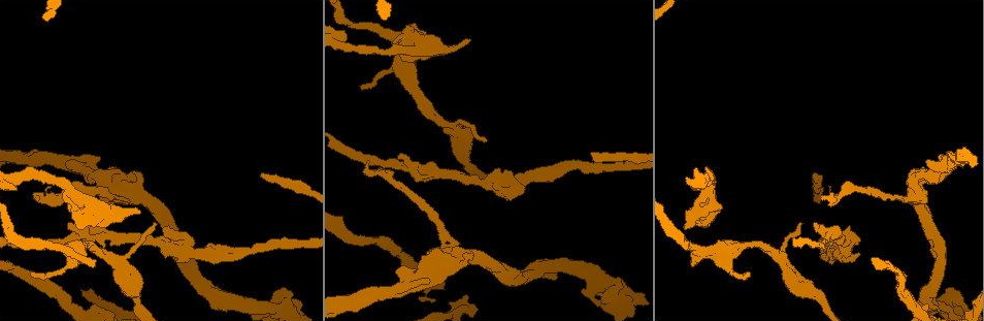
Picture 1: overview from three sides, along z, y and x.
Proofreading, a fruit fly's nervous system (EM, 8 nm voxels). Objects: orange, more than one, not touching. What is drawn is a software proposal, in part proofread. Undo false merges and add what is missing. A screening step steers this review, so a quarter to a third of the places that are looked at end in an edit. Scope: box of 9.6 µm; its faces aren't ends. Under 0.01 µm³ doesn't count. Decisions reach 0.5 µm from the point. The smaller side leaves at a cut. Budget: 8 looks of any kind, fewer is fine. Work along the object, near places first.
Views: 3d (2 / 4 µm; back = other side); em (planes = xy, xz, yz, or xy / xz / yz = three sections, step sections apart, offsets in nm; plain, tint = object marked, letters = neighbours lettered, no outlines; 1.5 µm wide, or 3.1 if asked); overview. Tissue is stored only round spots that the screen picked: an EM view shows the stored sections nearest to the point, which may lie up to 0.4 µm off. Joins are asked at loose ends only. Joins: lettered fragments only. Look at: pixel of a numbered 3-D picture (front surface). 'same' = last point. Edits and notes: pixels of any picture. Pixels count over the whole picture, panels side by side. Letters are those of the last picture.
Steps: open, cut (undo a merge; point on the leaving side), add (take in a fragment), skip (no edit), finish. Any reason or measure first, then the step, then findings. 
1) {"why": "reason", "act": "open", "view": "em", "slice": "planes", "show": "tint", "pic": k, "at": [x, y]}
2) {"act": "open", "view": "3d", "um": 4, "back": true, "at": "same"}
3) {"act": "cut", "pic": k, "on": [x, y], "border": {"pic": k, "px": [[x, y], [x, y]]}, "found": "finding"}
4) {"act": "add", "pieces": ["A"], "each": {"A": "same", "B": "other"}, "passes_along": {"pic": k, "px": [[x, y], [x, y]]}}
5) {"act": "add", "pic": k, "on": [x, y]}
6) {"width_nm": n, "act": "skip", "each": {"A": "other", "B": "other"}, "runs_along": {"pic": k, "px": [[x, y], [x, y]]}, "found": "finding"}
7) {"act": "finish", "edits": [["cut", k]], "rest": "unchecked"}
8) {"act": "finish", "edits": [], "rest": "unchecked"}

{"why": "thick turns thin", "act": "open", "view": "em", "slice": "planes", "show": "tint", "pic": 1, "at": [838, 252]}

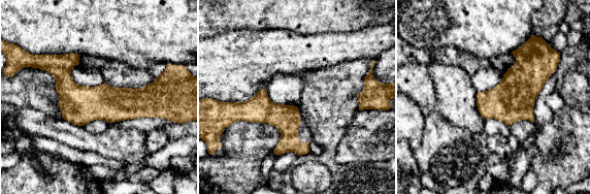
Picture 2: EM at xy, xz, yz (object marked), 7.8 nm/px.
{"why": "what lies round it", "act": "open", "view": "em", "slice": "planes", "show": "letters", "at": "same"}

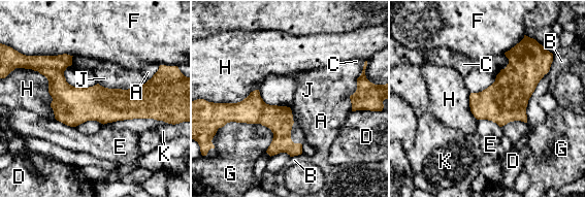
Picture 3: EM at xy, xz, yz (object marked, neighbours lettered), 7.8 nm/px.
{"width_nm": 300, "longest_contact_nm": ["H", 440], "act": "skip", "each": {"A": "other", "B": "other", "C": "other", "D": "other", "E": "other", "F": "other", "G": "other", "H": "other", "J": "other", "K": "other"}, "found": "continuous, no second neuron"}

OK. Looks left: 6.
{"why": "an open end", "act": "open", "view": "em", "slice": "yz", "step": 4, "show": "tint", "pic": 1, "at": [261, 174]}

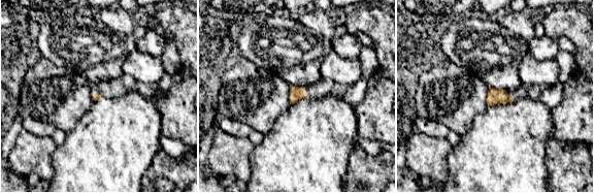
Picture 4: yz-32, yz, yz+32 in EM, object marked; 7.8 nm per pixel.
{"act": "open", "view": "em", "slice": "planes", "show": "letters", "at": "same"}

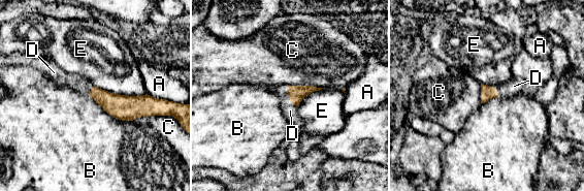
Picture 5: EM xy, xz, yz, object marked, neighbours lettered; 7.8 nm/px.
{"act": "add", "pieces": ["D"], "each": {"A": "other", "B": "other", "C": "other", "D": "same", "E": "other"}, "passes_along": {"pic": 5, "px": [[296, 93], [289, 96], [290, 110]]}, "found": "it goes on there"}

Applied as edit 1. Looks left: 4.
{"act": "open", "view": "em", "slice": "planes", "show": "tint", "pic": 1, "at": [473, 256]}

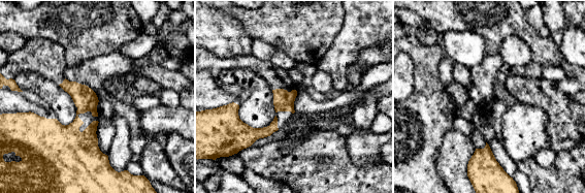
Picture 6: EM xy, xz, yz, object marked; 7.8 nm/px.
{"act": "open", "view": "em", "slice": "planes", "show": "letters", "at": "same"}

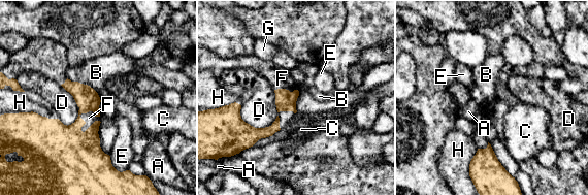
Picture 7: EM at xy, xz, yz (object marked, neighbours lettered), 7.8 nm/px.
{"longest_contact_nm": ["D", 340], "act": "add", "pieces": ["F"], "each": {"A": "other", "B": "other", "C": "other", "D": "other", "E": "other", "F": "same", "G": "other", "H": "other"}, "found": "the neuron continues"}

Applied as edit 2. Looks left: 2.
{"act": "finish", "edits": [["add", 5], ["add", 7]], "rest": "unchecked"}

